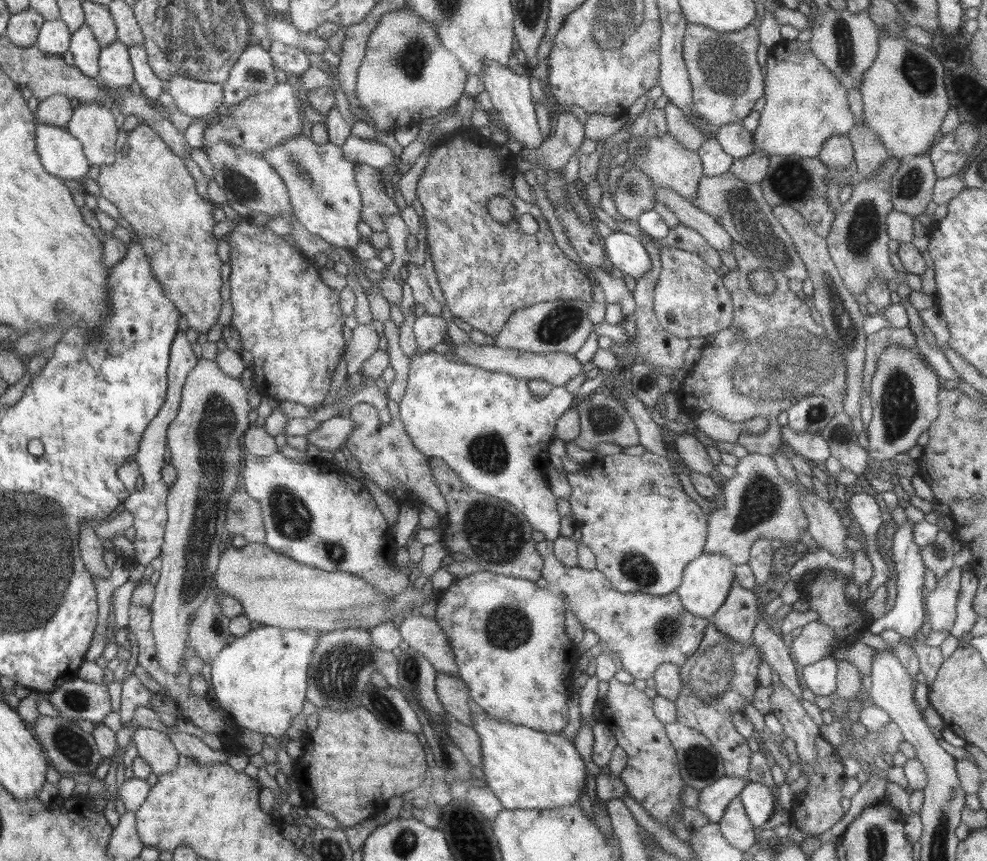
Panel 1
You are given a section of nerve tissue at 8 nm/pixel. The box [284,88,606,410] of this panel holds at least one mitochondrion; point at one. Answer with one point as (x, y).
(557, 325)

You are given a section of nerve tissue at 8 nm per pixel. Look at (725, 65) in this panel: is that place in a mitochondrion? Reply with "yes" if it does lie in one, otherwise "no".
yes

